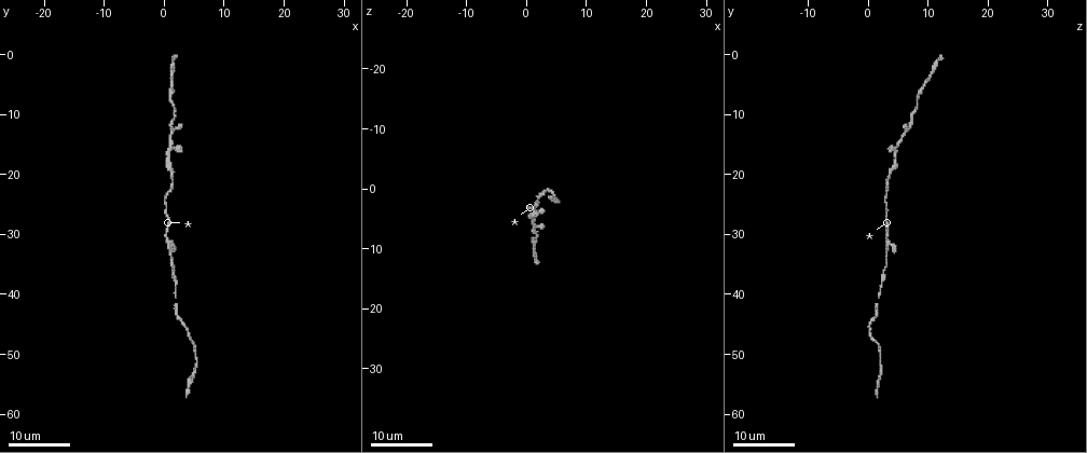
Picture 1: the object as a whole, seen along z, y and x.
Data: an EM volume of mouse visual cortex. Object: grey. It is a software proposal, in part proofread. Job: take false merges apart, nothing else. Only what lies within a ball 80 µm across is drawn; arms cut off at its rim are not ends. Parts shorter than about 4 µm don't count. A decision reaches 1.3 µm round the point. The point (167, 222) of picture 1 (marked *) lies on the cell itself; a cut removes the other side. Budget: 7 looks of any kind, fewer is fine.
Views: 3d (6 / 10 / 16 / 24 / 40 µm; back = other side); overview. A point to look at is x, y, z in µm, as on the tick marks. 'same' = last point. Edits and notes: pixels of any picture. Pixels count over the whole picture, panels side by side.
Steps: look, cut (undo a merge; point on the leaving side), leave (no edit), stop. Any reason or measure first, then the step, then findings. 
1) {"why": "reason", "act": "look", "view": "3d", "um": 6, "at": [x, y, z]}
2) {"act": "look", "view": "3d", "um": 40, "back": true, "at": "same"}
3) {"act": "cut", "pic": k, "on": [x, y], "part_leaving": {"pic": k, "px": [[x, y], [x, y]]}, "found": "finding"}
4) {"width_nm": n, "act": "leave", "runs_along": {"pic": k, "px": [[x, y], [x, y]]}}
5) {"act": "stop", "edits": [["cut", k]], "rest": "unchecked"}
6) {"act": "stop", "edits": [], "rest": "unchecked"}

{"why": "sudden change in width", "act": "look", "view": "3d", "um": 16, "at": [1.0, 33.0, 3.5]}

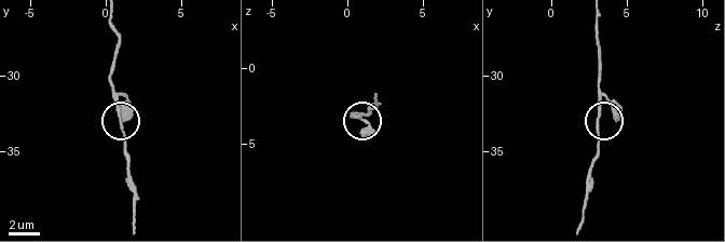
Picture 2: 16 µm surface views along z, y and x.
{"why": "closer look", "act": "look", "view": "3d", "um": 10, "at": [1.0, 32.6, 3.0]}

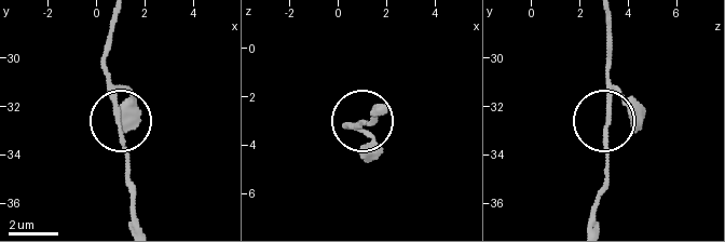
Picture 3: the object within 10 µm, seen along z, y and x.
{"width_nm": 160, "act": "leave", "runs_along": {"pic": 3, "px": [[605, 23], [605, 182]]}, "found": "one cell here"}

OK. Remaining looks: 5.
{"why": "thick turns thin", "act": "look", "view": "3d", "um": 16, "at": [1.0, 19.5, 3.5]}

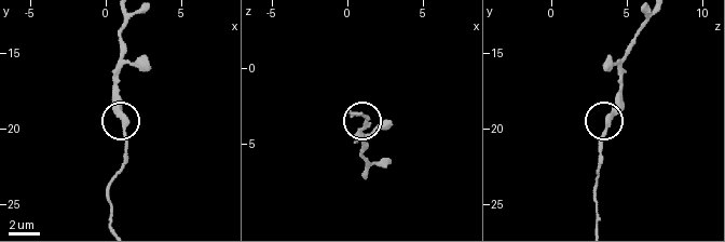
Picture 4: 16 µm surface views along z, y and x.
{"act": "look", "view": "3d", "um": 10, "at": [1.4, 19.8, 3.8]}

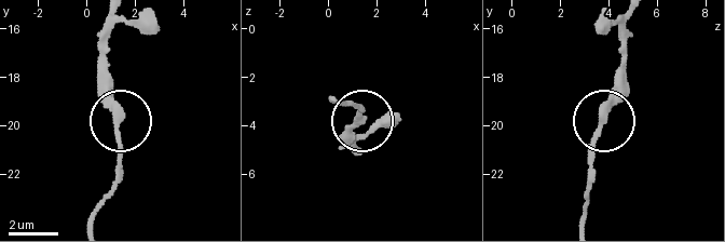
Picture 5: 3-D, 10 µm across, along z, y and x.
{"act": "leave", "runs_along": {"pic": 5, "px": [[579, 220], [592, 177], [592, 140], [621, 74]]}, "found": "continuous, no second cell"}

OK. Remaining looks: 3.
{"act": "look", "view": "3d", "um": 24, "at": [1.0, 7.5, 8.0]}

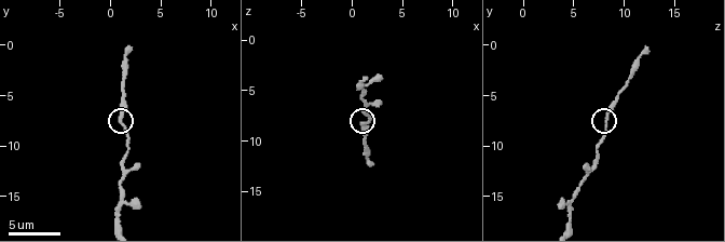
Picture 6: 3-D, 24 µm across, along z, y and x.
{"act": "look", "view": "3d", "um": 10, "at": [1.2, 7.2, 8.2]}

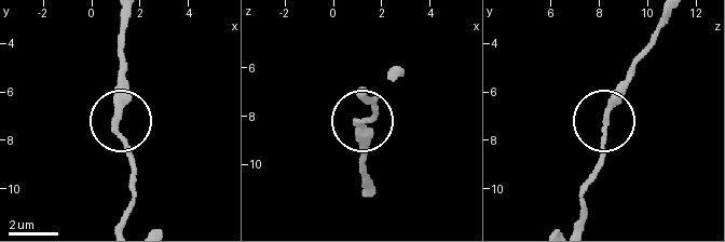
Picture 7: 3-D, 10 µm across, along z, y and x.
{"act": "leave", "runs_along": {"pic": 7, "px": [[121, 222], [132, 197], [132, 166], [119, 123], [119, 51]]}, "found": "all the same cell"}

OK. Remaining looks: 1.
{"act": "stop", "edits": [], "rest": "unchecked"}

